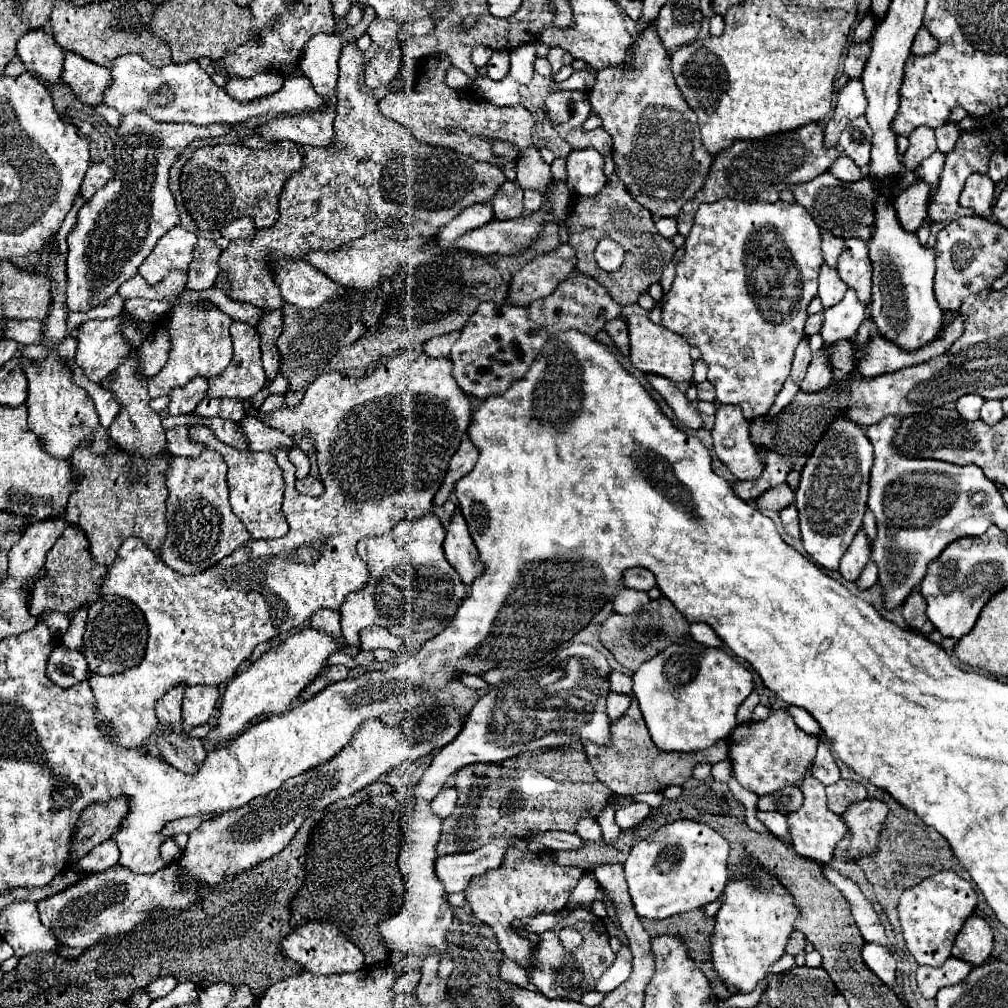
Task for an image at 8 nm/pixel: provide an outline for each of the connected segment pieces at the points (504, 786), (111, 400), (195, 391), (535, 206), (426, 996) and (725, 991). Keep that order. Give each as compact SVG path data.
M564 747L564 749L548 749L540 755L532 757L510 757L500 763L476 763L466 765L456 773L456 785L458 789L458 805L454 807L452 815L444 819L442 837L438 843L438 855L452 855L452 853L468 853L486 843L494 833L496 835L516 835L524 837L530 833L544 833L544 831L574 831L576 823L582 817L596 817L612 791L604 787L590 763L586 761L584 751Z
M68 361L66 363L70 365L72 373L74 373L74 381L86 389L86 393L90 395L90 399L94 401L94 407L96 407L96 413L100 417L100 423L104 427L110 427L110 423L115 421L119 411L119 404L112 393L108 393L108 389L102 389L102 385L96 385L88 379L84 379L84 373L80 373L80 369L74 365L74 361Z
M194 377L186 385L176 387L170 393L170 403L168 403L168 415L188 415L194 413L196 405L206 397L208 383L204 377Z
M526 189L524 191L524 209L538 211L542 207L542 203L544 203L544 197L542 197L540 191L536 191L536 189Z
M428 955L422 961L422 979L416 989L422 1005L438 1005L446 997L446 983L438 977L438 961L438 955Z
M702 909L688 911L684 915L674 915L672 919L642 919L644 929L648 931L650 937L658 935L676 935L684 939L690 957L694 959L696 967L704 971L704 975L710 979L714 993L718 999L728 999L734 995L734 989L728 987L716 973L712 965L712 955L710 955L710 935L714 931L714 919L706 917Z

